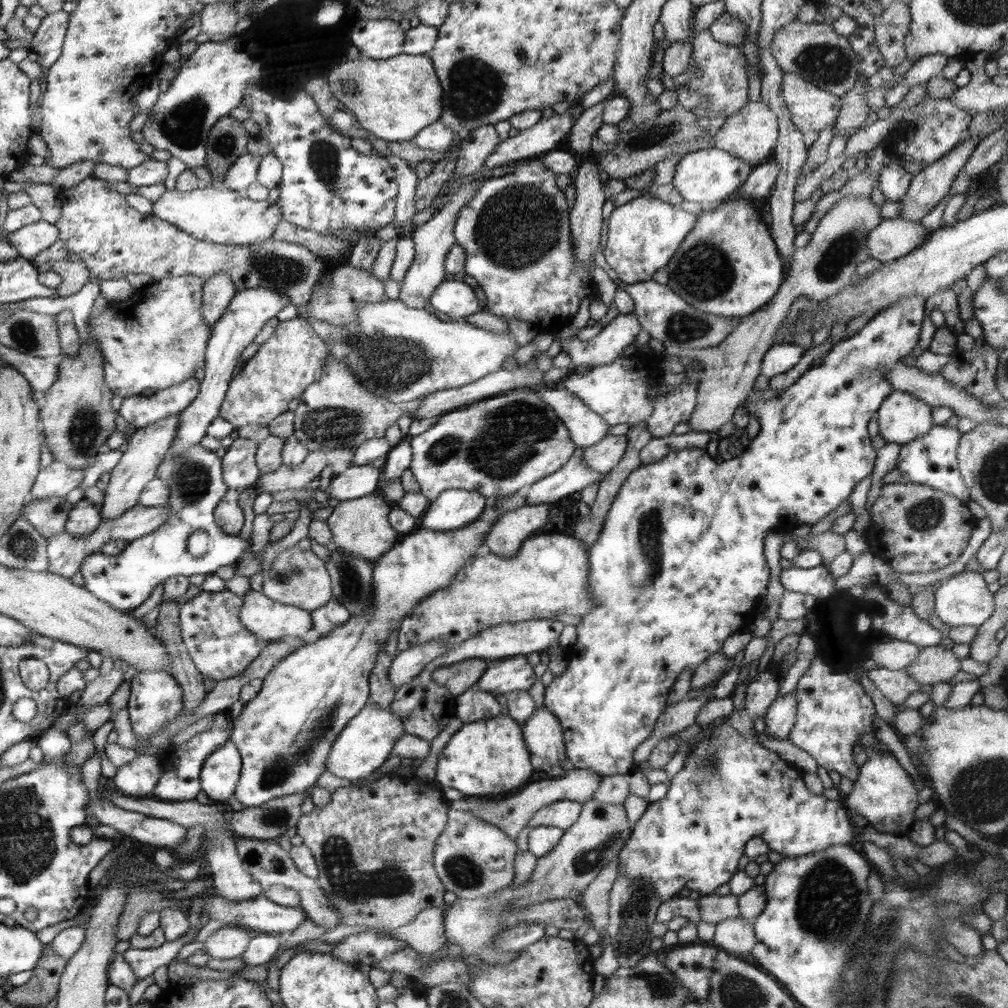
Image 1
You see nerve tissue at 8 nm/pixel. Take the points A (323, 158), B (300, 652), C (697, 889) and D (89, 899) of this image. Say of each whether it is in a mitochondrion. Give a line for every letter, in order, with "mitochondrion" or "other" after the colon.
A: mitochondrion
B: other
C: other
D: other

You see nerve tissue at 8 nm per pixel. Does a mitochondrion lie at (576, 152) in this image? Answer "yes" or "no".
no

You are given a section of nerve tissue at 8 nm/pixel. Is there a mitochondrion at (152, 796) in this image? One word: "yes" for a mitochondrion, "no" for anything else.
no

